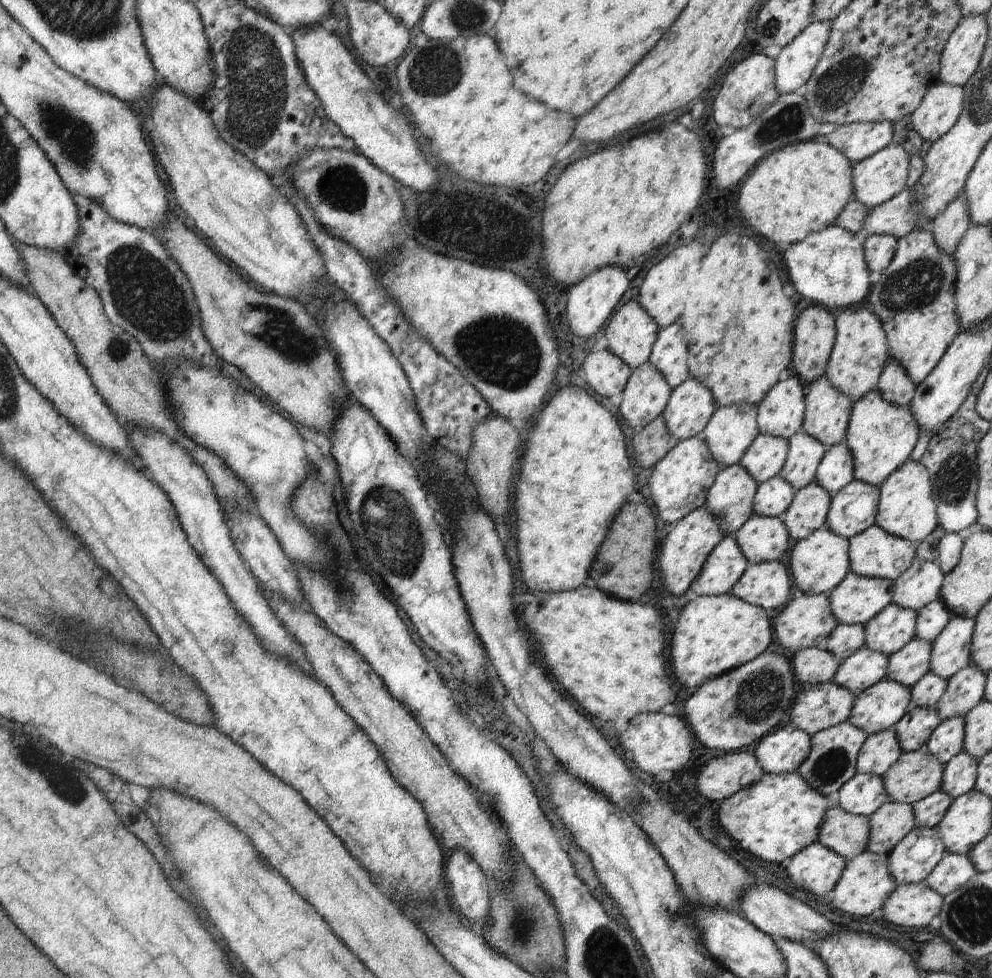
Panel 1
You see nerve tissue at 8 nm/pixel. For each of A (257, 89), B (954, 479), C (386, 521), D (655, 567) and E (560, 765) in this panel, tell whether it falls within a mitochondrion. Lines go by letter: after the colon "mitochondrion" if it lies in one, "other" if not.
A: mitochondrion
B: mitochondrion
C: mitochondrion
D: other
E: other

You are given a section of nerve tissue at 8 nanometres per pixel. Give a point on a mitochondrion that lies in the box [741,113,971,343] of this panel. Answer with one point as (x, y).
(918, 283)

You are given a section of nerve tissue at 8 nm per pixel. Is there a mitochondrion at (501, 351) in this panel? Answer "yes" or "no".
yes

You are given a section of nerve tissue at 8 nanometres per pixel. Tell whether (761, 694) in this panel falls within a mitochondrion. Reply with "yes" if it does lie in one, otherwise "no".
yes

